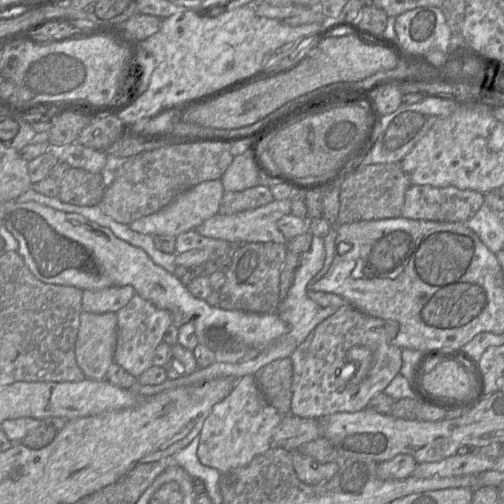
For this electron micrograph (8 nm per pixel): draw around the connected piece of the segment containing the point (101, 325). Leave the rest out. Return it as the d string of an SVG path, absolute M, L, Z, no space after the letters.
M81 312L75 355L87 379L103 380L114 362L117 342L117 314Z

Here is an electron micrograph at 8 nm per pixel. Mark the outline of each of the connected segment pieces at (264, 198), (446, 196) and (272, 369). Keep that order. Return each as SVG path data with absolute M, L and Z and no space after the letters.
M257 185L243 191L224 192L220 202L219 214L231 215L255 209L274 200L270 187Z
M411 185L401 216L413 220L465 222L484 204L484 194L453 186Z
M290 358L277 359L255 374L267 402L285 417L291 414L293 367Z

